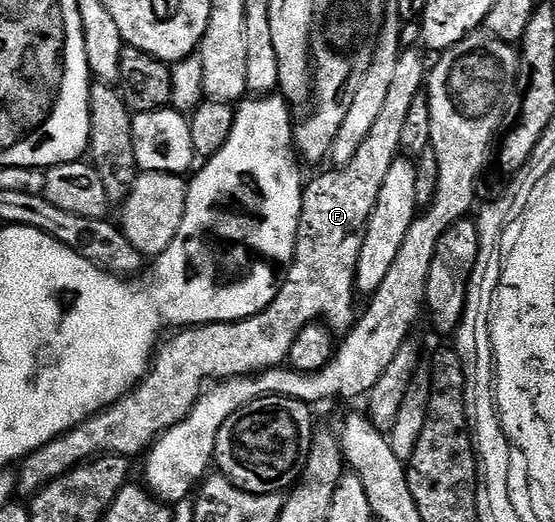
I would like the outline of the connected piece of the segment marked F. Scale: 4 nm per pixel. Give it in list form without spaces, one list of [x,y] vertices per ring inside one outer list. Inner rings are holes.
[[[406,47],[399,52],[384,108],[376,118],[372,131],[368,131],[368,139],[360,143],[360,151],[356,151],[352,163],[335,168],[333,170],[335,173],[326,173],[323,177],[312,178],[311,181],[309,178],[305,182],[302,190],[302,210],[298,220],[298,238],[294,248],[294,264],[287,271],[276,299],[272,299],[267,309],[251,317],[245,317],[243,321],[186,327],[175,332],[173,334],[175,337],[171,341],[163,340],[157,346],[156,356],[146,376],[134,386],[131,392],[125,393],[116,404],[102,409],[84,423],[72,427],[72,431],[60,435],[52,443],[22,458],[16,469],[16,493],[19,498],[33,498],[34,494],[40,492],[48,483],[60,479],[60,475],[72,472],[83,461],[103,455],[127,459],[135,459],[134,457],[138,456],[141,458],[163,433],[176,427],[176,423],[180,423],[189,415],[198,398],[202,396],[207,383],[226,381],[230,377],[249,377],[255,373],[263,373],[266,369],[279,368],[289,358],[292,343],[296,343],[296,335],[300,335],[304,327],[323,321],[338,335],[345,335],[354,328],[356,324],[354,280],[356,263],[360,259],[360,247],[364,247],[366,228],[376,207],[376,199],[380,199],[380,187],[384,187],[384,178],[388,176],[392,163],[399,160],[403,152],[401,135],[408,111],[411,110],[416,95],[424,91],[424,82],[428,76],[428,61],[422,58],[423,50],[418,49]]]

